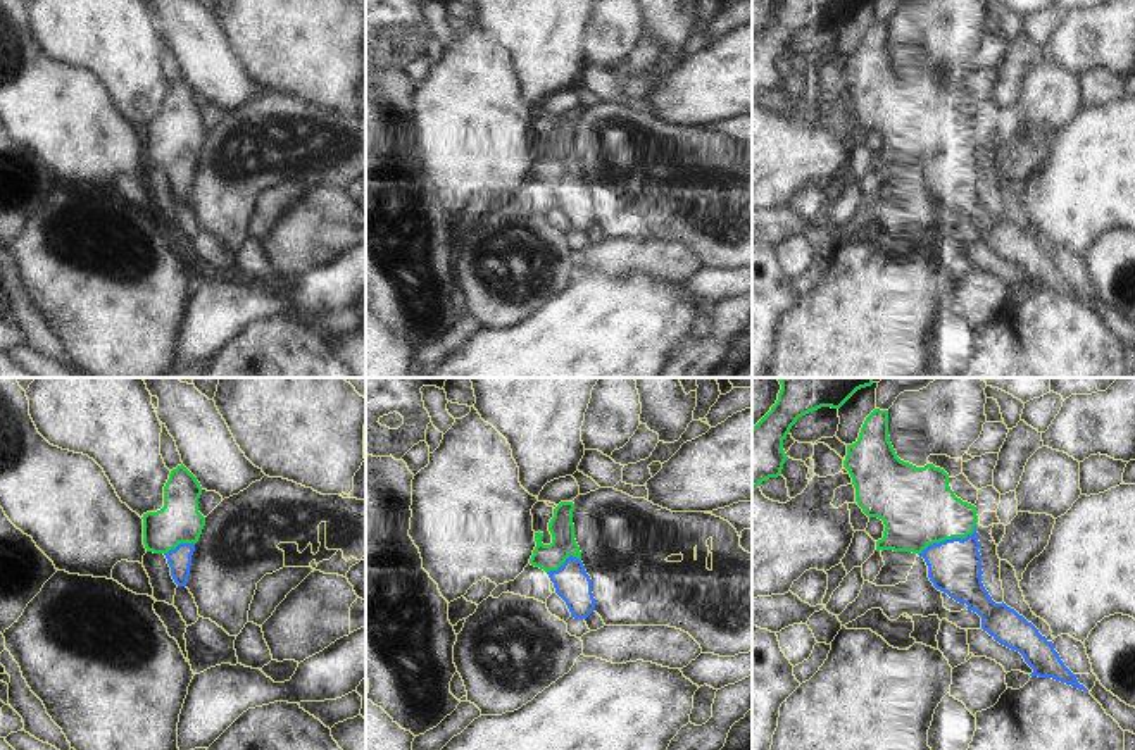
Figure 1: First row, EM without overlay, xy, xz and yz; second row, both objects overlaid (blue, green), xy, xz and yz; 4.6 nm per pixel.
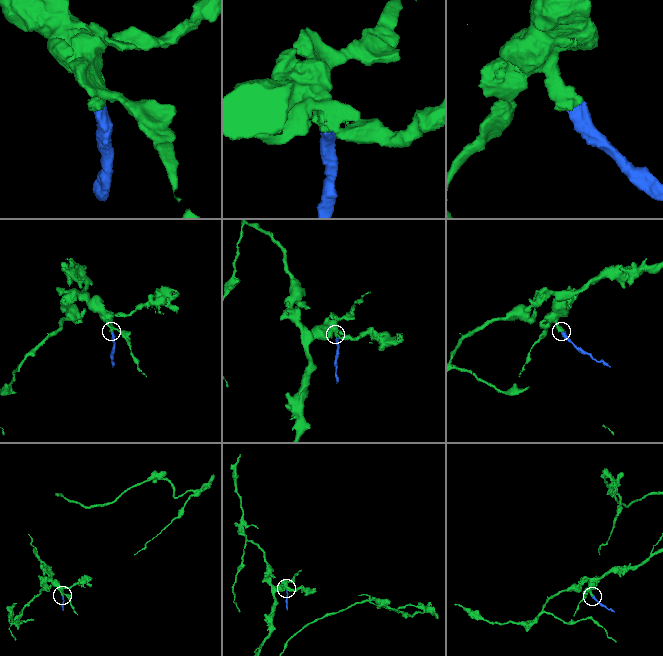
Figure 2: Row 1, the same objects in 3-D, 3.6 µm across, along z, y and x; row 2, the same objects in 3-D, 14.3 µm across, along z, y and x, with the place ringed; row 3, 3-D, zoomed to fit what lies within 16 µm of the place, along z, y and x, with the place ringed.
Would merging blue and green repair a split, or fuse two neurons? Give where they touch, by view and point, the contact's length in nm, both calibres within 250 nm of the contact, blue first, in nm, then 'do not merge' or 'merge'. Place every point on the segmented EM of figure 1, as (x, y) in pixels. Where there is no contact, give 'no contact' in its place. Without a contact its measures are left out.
contact yz (947, 540); length 300 nm; calibres 260 and 360 nm; merge

